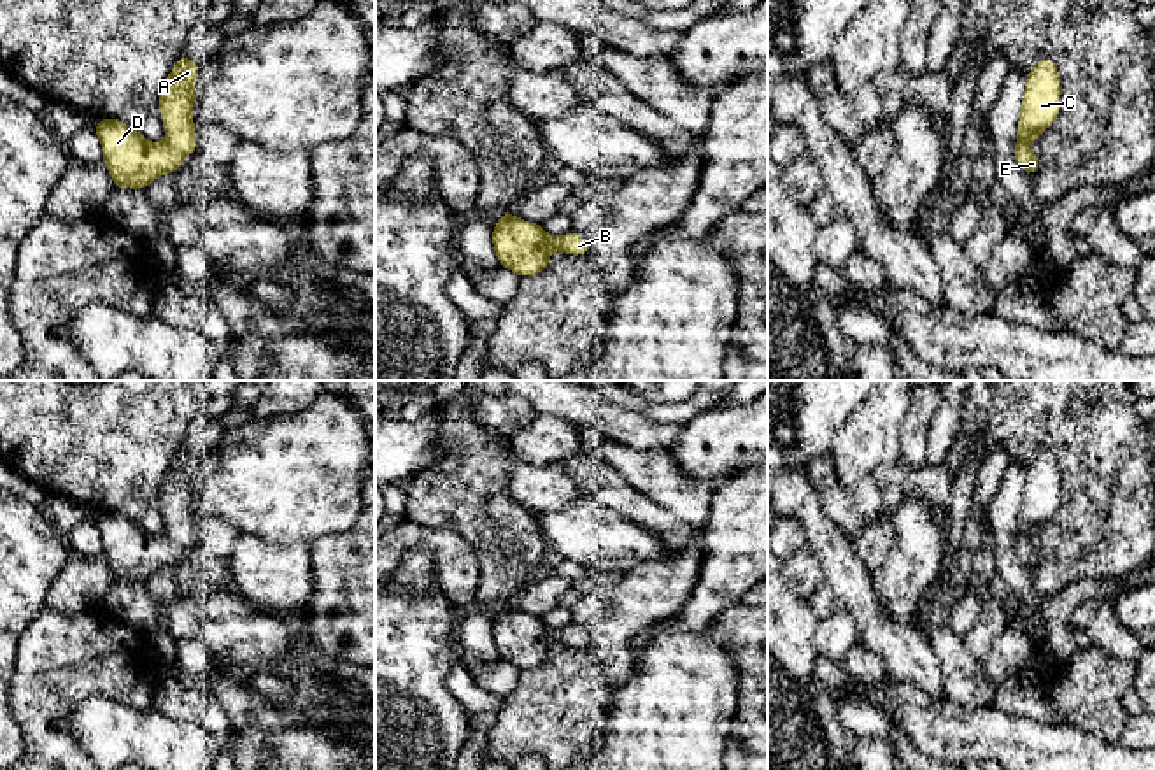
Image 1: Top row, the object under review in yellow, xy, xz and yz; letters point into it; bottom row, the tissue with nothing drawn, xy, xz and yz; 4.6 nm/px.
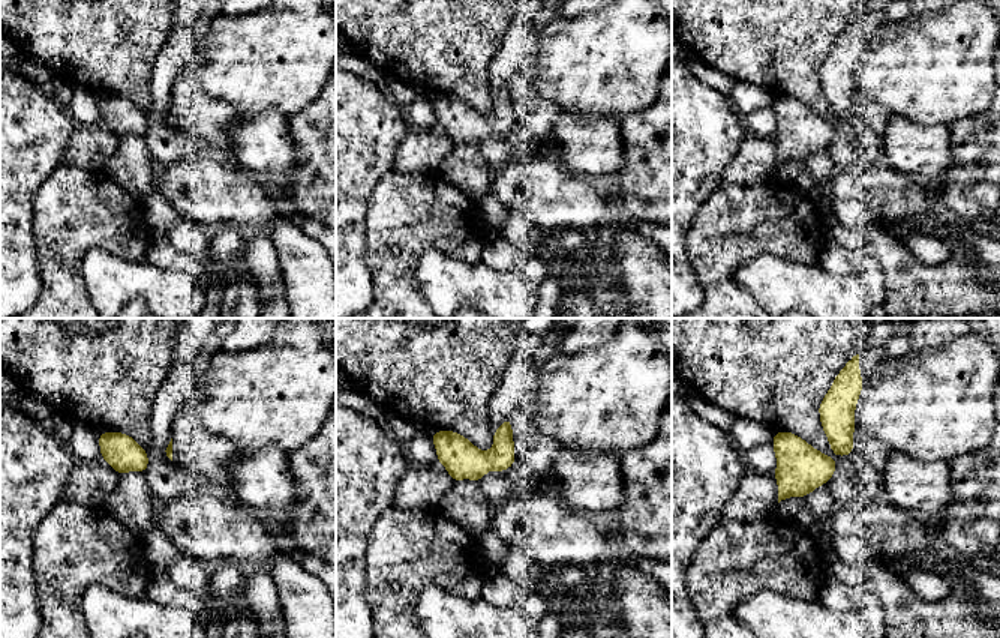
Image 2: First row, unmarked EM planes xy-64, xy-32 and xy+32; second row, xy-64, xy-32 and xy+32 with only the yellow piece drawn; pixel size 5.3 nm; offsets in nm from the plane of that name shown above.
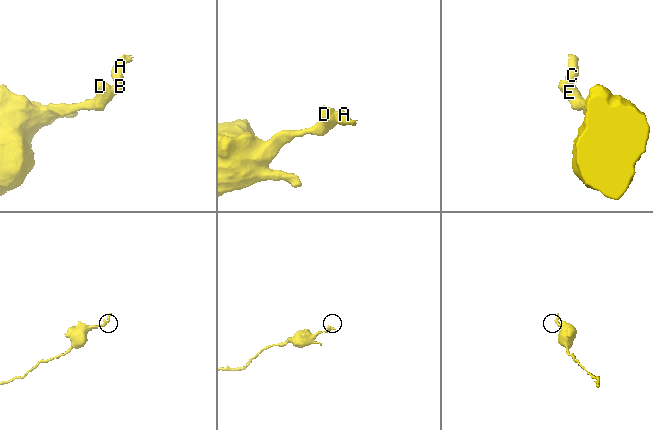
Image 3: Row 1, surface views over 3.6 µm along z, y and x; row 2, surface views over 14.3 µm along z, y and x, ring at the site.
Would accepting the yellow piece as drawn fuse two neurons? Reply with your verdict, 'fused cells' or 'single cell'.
single cell

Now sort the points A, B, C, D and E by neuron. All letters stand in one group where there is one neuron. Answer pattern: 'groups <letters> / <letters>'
groups A B C D E

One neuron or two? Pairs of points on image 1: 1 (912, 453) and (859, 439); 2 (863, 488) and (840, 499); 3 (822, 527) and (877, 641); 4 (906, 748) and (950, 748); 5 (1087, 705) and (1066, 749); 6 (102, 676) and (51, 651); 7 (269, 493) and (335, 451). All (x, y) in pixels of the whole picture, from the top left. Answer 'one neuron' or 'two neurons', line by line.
1: two neurons
2: one neuron
3: one neuron
4: two neurons
5: two neurons
6: one neuron
7: one neuron

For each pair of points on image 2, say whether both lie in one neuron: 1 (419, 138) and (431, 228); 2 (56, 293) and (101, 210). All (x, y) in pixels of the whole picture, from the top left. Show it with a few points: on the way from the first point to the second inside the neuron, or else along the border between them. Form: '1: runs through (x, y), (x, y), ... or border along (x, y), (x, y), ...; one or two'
1: border along (393, 168), (402, 173), (438, 174); two
2: runs through (59, 272), (59, 252), (80, 231); one

